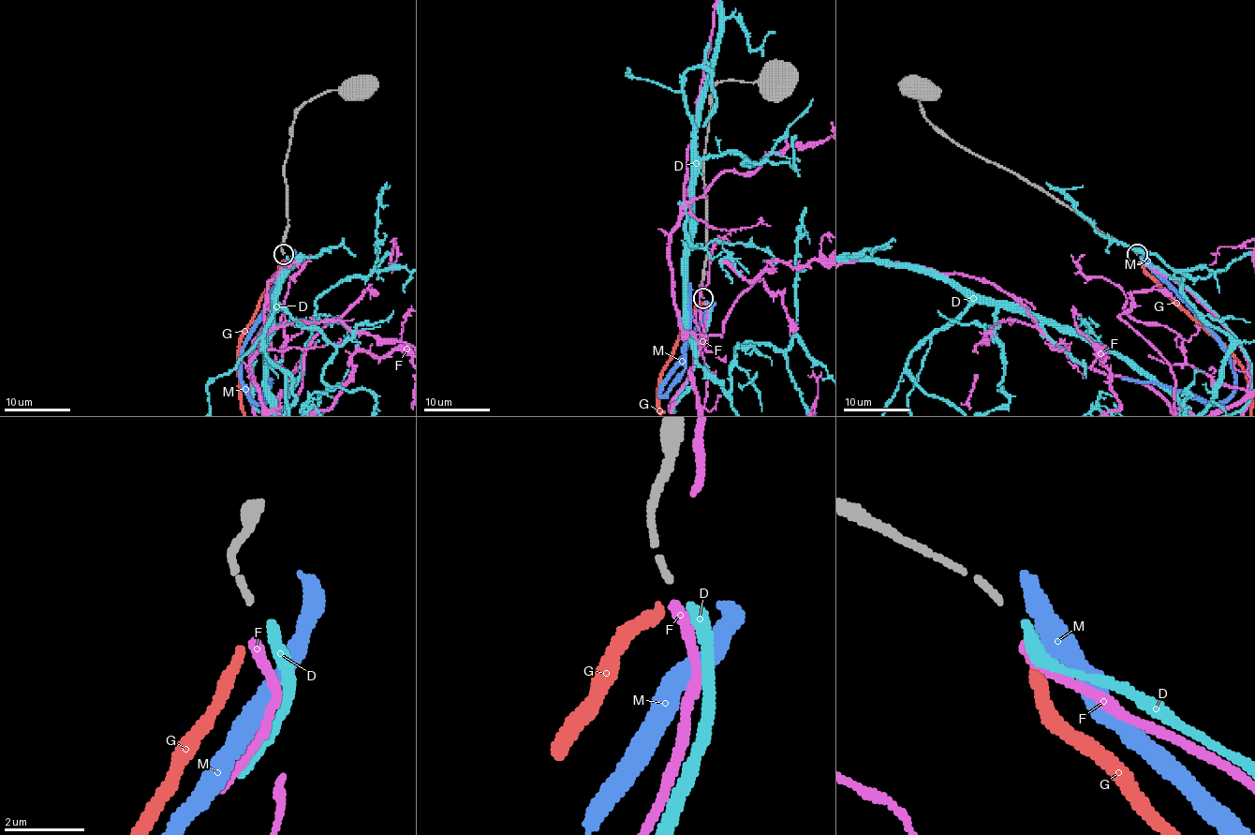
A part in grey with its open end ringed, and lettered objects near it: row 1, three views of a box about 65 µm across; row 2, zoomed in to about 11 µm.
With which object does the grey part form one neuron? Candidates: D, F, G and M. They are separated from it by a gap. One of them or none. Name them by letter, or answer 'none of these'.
none of these

